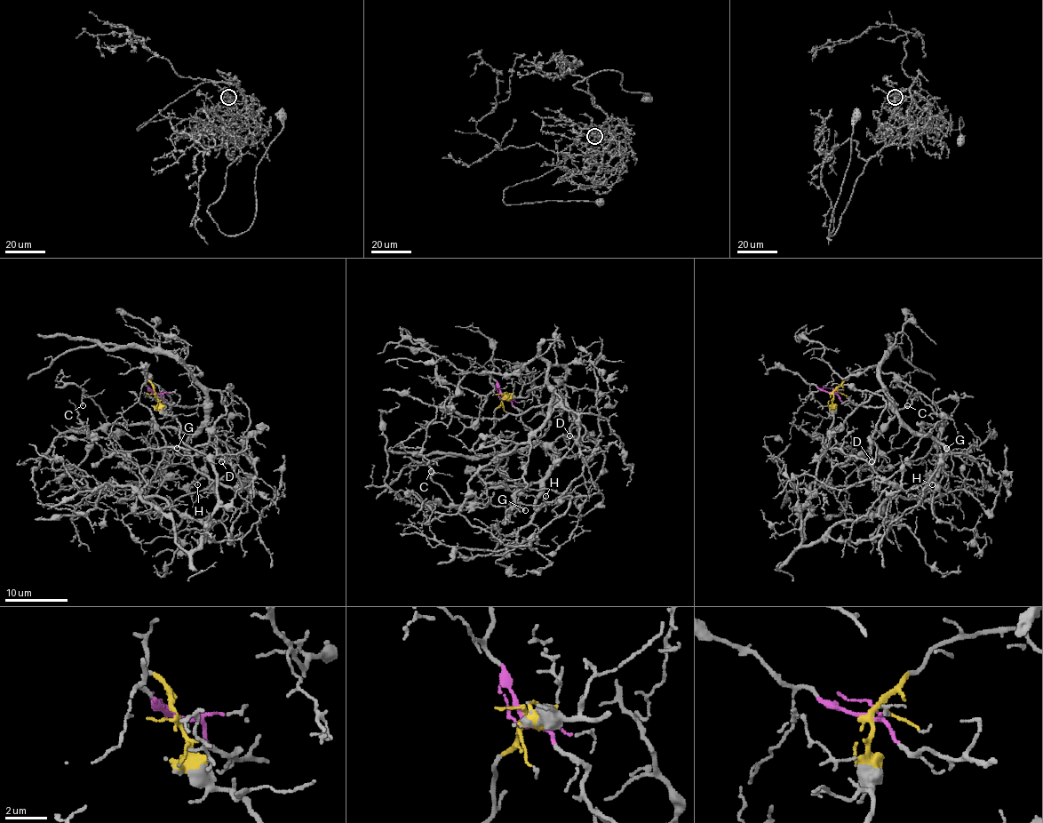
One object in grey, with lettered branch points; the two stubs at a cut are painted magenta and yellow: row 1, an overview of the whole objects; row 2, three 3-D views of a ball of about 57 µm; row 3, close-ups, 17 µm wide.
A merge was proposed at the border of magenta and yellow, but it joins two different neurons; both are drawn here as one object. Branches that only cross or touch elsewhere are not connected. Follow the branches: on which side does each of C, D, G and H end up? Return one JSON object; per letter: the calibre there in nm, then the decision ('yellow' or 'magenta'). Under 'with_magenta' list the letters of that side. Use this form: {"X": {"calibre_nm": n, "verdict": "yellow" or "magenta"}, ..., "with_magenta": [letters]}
{"C": {"calibre_nm": 120, "verdict": "magenta"}, "D": {"calibre_nm": 90, "verdict": "yellow"}, "G": {"calibre_nm": 160, "verdict": "magenta"}, "H": {"calibre_nm": 100, "verdict": "magenta"}, "with_magenta": ["C", "G", "H"]}

